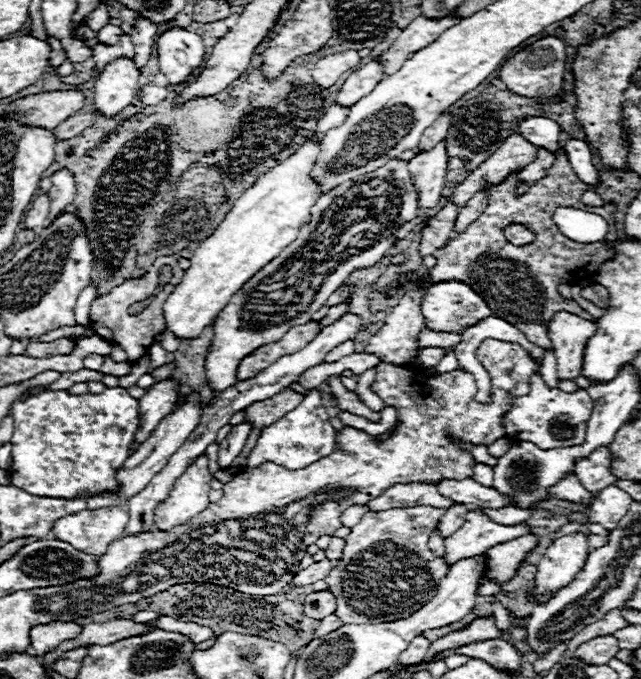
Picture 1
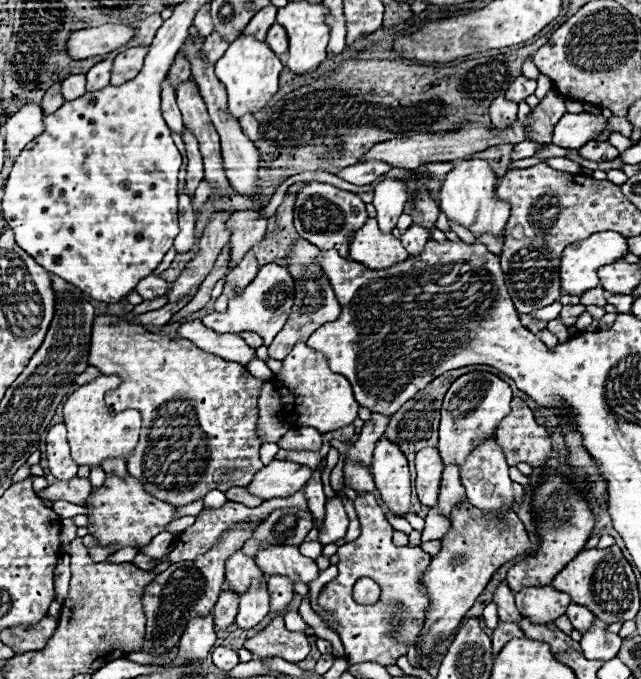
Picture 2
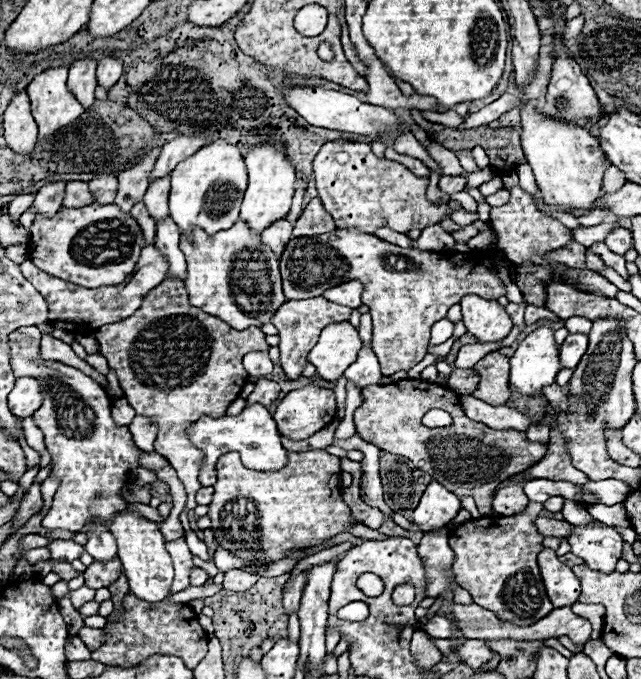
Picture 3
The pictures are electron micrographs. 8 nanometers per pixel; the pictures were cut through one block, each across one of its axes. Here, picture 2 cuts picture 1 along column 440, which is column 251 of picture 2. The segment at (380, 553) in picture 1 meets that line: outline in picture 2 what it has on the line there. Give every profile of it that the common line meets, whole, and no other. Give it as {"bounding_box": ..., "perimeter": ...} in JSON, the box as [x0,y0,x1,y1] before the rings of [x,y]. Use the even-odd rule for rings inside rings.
{"bounding_box":[166,490,308,594],"perimeter":[[[302,490],[296,492],[294,496],[288,496],[288,498],[272,498],[272,500],[264,500],[264,502],[262,502],[260,506],[256,506],[256,508],[246,508],[246,506],[236,504],[236,502],[226,502],[222,508],[204,508],[204,510],[196,516],[196,522],[176,538],[176,546],[174,546],[174,550],[172,550],[166,558],[172,560],[172,562],[196,560],[196,556],[208,552],[208,548],[212,548],[212,546],[216,544],[216,540],[224,534],[224,530],[230,528],[232,524],[238,524],[238,522],[242,522],[242,520],[246,520],[246,518],[264,520],[264,518],[266,518],[272,510],[276,510],[276,508],[294,508],[294,506],[300,506],[302,510],[308,510],[308,508],[306,508],[306,500],[304,500]],[[240,552],[232,554],[226,562],[226,586],[228,586],[228,590],[234,590],[238,594],[246,592],[250,586],[250,580],[260,578],[260,574],[262,572],[254,564],[254,560]]]}

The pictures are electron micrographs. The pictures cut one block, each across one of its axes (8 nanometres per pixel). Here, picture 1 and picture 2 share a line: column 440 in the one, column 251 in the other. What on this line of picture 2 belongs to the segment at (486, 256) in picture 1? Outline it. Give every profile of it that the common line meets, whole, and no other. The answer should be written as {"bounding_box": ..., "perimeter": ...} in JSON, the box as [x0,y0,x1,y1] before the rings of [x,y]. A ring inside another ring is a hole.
{"bounding_box":[214,250,260,312],"perimeter":[[[250,250],[248,254],[244,254],[244,258],[234,268],[230,268],[230,272],[226,274],[226,284],[224,284],[222,294],[214,302],[214,310],[224,312],[228,306],[228,300],[234,298],[236,294],[240,294],[240,290],[244,290],[244,286],[248,286],[248,282],[252,282],[252,278],[256,278],[258,268],[260,268],[260,264],[258,264],[254,252]]]}

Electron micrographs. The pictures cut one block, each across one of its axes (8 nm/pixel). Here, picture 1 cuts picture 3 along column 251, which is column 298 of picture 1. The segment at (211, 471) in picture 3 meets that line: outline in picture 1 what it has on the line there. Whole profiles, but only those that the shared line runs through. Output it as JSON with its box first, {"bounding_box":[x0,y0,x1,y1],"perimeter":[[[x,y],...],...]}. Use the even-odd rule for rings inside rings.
{"bounding_box":[248,390,336,470],"perimeter":[[[310,390],[308,396],[296,406],[290,414],[274,422],[272,426],[266,426],[254,446],[254,450],[248,456],[248,468],[256,468],[262,462],[276,462],[280,466],[286,466],[290,470],[298,470],[304,466],[310,466],[312,462],[324,458],[326,454],[336,450],[336,430],[332,428],[328,414],[322,406],[322,394],[320,390]]]}

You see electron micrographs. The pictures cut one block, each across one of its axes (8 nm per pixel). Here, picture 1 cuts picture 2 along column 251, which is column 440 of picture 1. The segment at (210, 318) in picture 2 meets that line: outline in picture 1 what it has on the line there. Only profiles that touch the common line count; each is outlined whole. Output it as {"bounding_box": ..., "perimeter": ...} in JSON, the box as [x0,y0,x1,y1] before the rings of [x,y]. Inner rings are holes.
{"bounding_box":[422,282,492,334],"perimeter":[[[440,282],[430,286],[422,314],[426,318],[426,328],[452,334],[460,334],[464,328],[492,316],[486,302],[462,282]]]}

